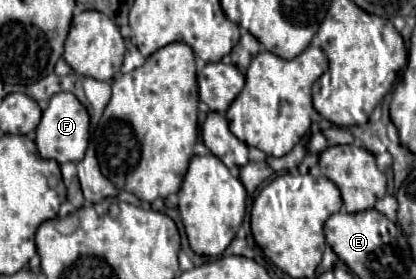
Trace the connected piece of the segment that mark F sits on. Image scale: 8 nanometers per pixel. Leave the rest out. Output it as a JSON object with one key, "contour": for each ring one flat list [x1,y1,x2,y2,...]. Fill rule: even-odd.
{"contour":[[56,93,50,99,48,109,42,113,42,121,36,129,36,145,42,159,54,159,60,165,68,161,78,163,88,147,88,123,86,107,72,93]]}

